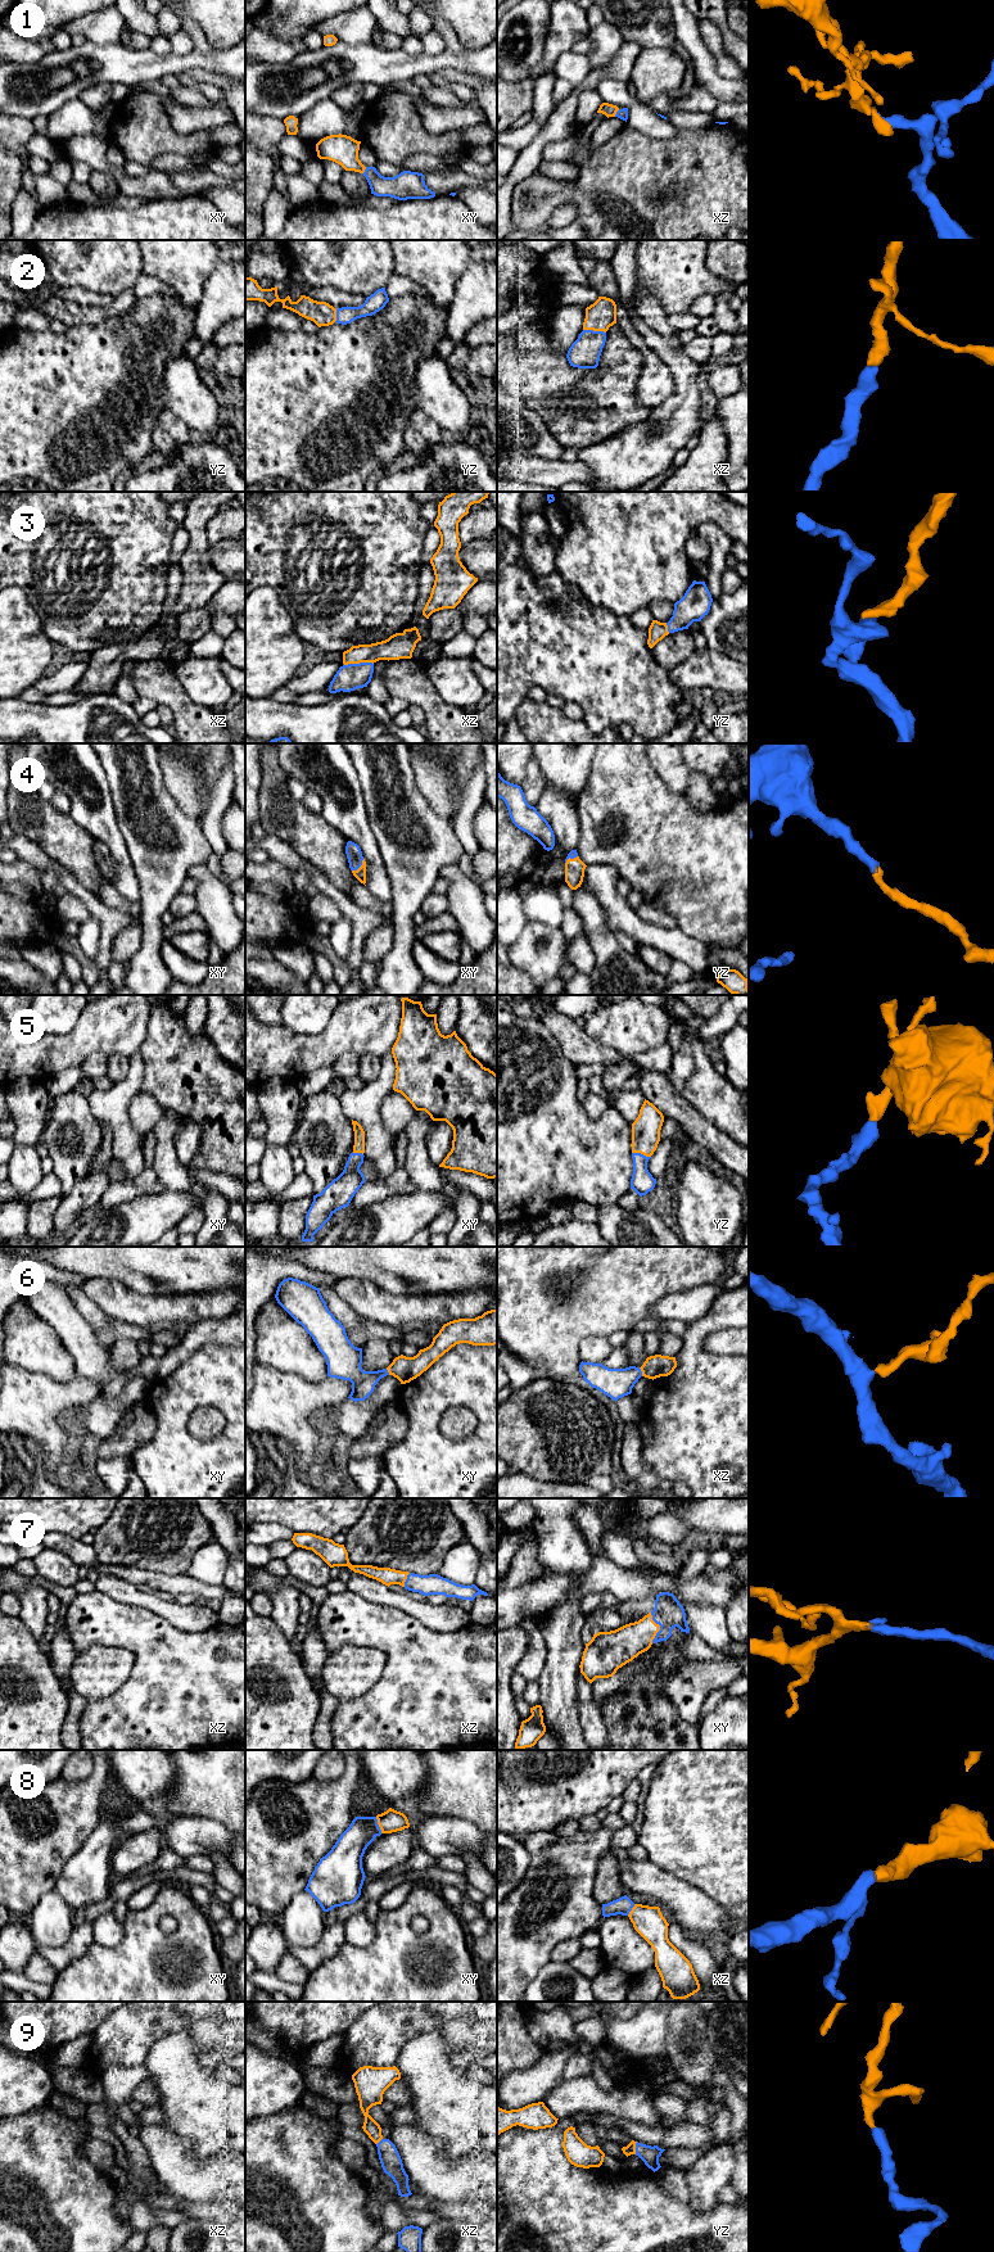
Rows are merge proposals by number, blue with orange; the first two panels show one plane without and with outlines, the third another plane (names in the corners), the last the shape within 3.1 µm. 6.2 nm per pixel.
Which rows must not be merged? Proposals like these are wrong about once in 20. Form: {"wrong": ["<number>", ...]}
{"wrong": []}

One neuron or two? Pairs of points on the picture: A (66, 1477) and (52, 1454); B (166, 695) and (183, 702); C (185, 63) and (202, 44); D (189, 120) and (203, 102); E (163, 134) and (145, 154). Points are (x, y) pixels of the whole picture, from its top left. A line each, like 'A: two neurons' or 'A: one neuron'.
A: two neurons
B: one neuron
C: two neurons
D: two neurons
E: one neuron

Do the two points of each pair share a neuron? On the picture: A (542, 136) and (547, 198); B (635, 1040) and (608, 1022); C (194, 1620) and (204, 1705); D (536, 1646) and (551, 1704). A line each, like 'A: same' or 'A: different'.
A: different
B: same
C: different
D: different

